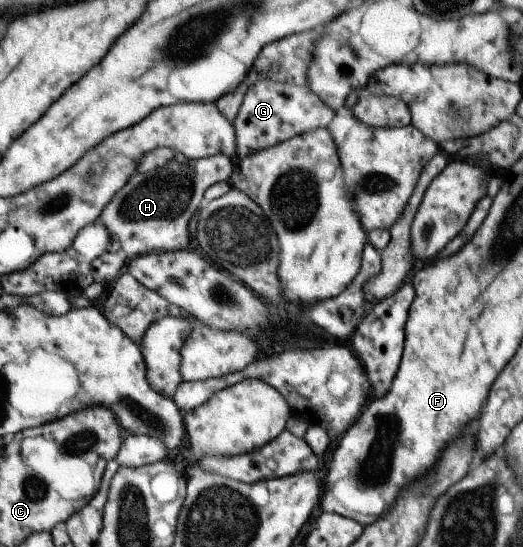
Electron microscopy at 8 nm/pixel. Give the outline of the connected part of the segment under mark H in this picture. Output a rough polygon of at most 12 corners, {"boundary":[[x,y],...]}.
{"boundary":[[236,163],[139,172],[98,222],[130,261],[190,249],[190,219]]}

